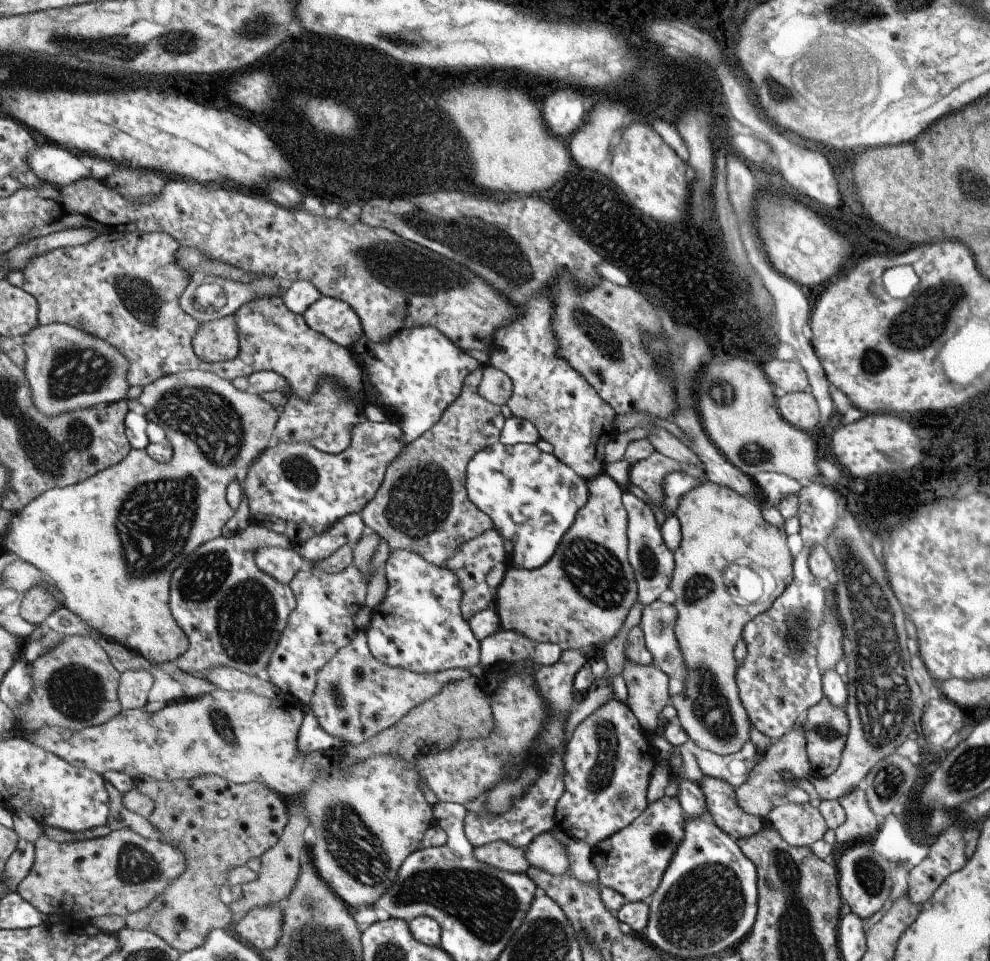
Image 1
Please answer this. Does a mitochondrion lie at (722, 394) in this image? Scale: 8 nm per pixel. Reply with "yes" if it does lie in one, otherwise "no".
yes

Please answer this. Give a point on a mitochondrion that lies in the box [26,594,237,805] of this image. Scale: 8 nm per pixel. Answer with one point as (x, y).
(78, 692)

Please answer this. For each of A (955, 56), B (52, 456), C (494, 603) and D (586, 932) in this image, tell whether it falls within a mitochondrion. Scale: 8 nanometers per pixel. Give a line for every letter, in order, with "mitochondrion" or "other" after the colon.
A: other
B: mitochondrion
C: other
D: mitochondrion

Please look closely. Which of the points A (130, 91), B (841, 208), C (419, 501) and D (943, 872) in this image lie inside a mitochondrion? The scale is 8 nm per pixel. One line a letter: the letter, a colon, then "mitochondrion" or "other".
A: other
B: other
C: mitochondrion
D: other

